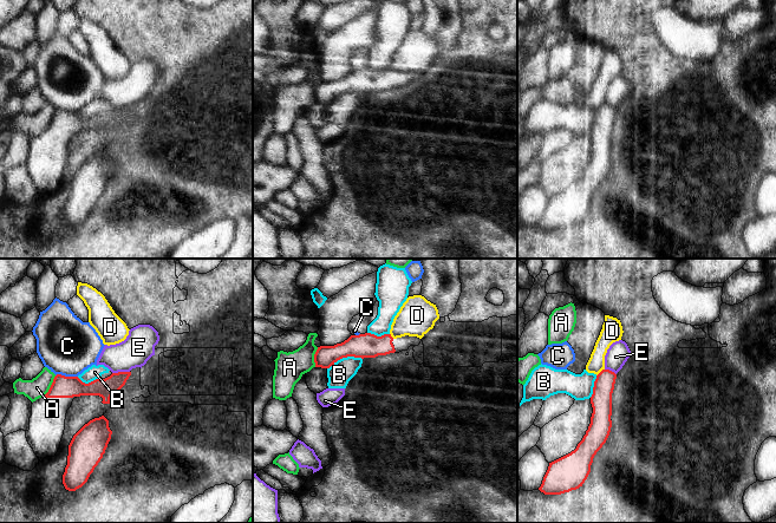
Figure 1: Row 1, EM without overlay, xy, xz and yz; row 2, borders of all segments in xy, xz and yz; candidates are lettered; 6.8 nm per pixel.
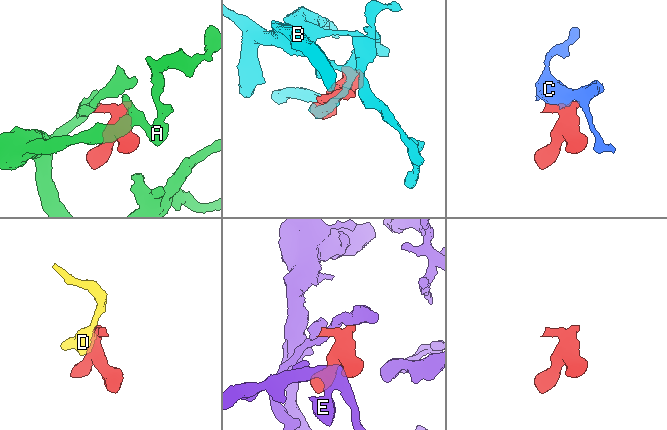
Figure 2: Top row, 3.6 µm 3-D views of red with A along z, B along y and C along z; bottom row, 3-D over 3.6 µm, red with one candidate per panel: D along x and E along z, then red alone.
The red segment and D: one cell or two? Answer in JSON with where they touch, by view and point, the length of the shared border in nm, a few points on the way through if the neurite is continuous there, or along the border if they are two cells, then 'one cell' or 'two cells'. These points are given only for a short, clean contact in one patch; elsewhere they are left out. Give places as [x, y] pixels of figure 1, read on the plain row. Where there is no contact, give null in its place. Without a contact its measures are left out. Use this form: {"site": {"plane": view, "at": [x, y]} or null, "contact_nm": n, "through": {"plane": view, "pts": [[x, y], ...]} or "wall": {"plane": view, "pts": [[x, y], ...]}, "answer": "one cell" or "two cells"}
{"site": {"plane": "yz", "at": [600, 108]}, "contact_nm": 80, "wall": {"plane": "yz", "pts": [[604, 104], [597, 111]]}, "answer": "two cells"}

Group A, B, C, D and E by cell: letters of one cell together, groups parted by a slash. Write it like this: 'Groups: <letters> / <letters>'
Groups: A / B / C / D / E.

